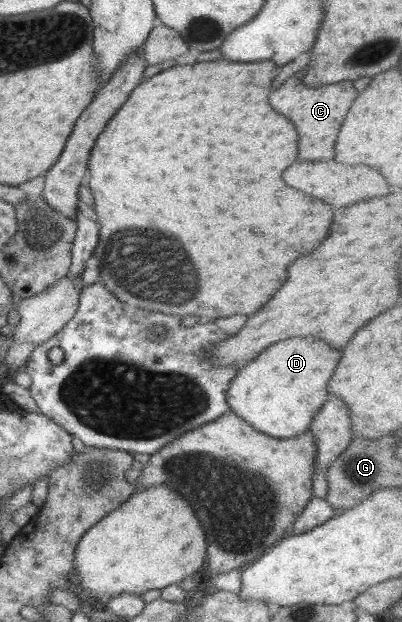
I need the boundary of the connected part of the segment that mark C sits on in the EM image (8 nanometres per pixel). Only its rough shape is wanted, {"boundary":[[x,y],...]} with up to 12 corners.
{"boundary":[[293,75],[269,103],[299,133],[299,159],[329,161],[357,97]]}

